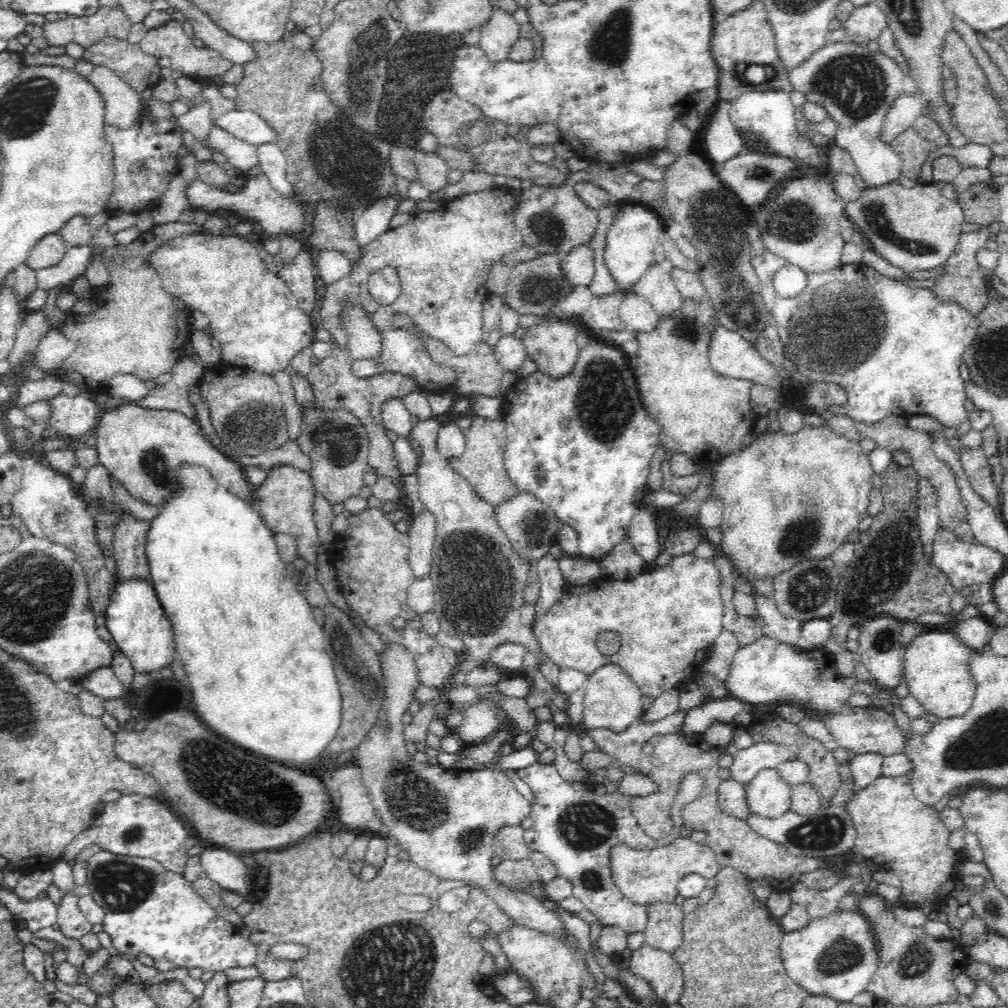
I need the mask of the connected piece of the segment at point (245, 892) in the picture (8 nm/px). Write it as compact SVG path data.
M208 848L200 854L200 858L202 858L202 868L206 878L214 880L222 890L236 892L246 902L250 902L250 892L254 890L246 878L246 872L250 868L246 868L242 858L220 848Z

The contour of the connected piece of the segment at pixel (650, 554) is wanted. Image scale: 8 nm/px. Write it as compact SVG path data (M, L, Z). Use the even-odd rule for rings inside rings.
M638 508L630 526L628 526L628 542L630 546L652 564L660 554L660 538L654 512L650 508Z

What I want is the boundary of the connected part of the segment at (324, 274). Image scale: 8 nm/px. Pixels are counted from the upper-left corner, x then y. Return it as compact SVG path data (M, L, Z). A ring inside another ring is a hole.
M324 250L324 252L320 252L320 258L318 258L318 274L320 274L318 278L322 280L324 286L334 284L334 282L346 278L358 264L360 264L360 260L348 258L346 252Z

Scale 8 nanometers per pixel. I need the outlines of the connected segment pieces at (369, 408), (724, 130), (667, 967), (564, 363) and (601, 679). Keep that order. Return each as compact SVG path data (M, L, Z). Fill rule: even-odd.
M332 344L332 354L310 370L308 384L314 390L314 406L318 406L318 410L344 408L352 416L356 416L360 420L360 424L364 424L368 428L368 432L374 432L372 428L380 428L380 424L384 424L382 404L386 400L404 398L404 396L420 390L420 386L412 378L402 376L402 374L384 372L384 374L372 376L372 378L358 378L358 376L354 376L354 364L356 364L356 360L350 358L350 348Z
M720 100L716 114L710 118L710 124L704 130L706 154L710 158L708 162L714 168L720 168L724 162L738 156L740 146L746 146L742 136L736 132L736 126L732 124L730 112L732 112L732 102Z
M644 944L644 948L630 954L630 968L634 976L648 980L648 984L656 988L656 994L664 1006L678 1002L684 994L684 974L668 952L660 952Z
M548 320L548 326L538 326L530 330L526 338L526 352L530 360L538 366L538 372L546 374L550 380L568 378L582 352L576 342L580 330L574 330L572 322Z
M606 664L590 674L586 682L586 696L584 696L584 716L582 726L588 730L612 730L616 734L624 734L630 726L640 724L640 716L646 712L642 710L642 692L640 688L626 676L626 672L616 664Z

